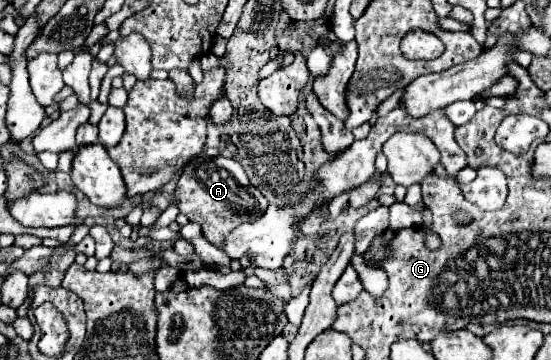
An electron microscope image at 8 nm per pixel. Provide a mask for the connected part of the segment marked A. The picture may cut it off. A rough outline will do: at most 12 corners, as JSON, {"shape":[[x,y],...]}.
{"shape":[[191,161],[179,209],[219,247],[267,209],[239,161]]}

